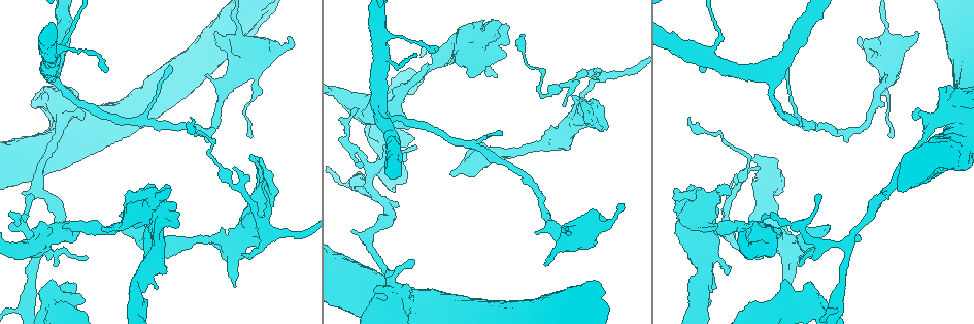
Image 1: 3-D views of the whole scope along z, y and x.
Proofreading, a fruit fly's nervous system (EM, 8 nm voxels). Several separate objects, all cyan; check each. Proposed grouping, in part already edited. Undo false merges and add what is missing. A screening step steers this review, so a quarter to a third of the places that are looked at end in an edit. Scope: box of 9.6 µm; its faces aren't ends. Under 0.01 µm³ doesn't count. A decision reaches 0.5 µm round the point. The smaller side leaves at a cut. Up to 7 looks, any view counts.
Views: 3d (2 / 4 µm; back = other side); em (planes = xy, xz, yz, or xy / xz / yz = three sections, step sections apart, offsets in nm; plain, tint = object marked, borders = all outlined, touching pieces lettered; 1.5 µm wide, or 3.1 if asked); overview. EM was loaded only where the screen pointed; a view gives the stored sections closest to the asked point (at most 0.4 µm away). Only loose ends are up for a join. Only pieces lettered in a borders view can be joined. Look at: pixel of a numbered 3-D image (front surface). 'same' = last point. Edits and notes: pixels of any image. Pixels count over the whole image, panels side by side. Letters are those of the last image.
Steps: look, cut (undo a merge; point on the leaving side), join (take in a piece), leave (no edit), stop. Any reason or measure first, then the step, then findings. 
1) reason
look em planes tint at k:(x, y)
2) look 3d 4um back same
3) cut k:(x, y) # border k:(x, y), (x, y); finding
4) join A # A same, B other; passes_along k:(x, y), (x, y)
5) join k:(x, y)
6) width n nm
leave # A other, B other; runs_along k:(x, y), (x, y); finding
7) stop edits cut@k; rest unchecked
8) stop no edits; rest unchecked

free end
look em xy step 4 borders at 1:(192, 119)

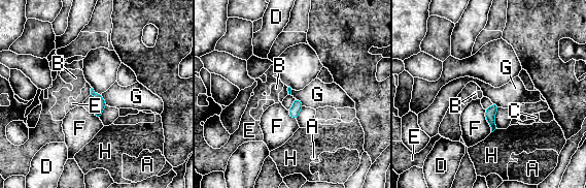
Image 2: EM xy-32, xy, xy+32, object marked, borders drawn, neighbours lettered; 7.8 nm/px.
width 80 nm
leave # A other, B other, C other, D other, E other, F other, G other, H other; border 2:(101, 94), (107, 104); no lettered piece goes on from it

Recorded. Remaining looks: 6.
look em planes borders at 1:(82, 303)

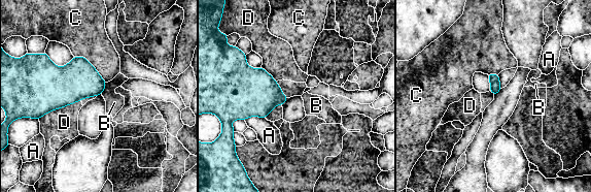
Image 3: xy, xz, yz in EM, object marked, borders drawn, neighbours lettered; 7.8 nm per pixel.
leave # A other, B other, C other, D other; border 3:(106, 83), (101, 94); no lettered piece goes on from it

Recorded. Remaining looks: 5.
thin end
look em xz step 4 borders at 1:(253, 135)

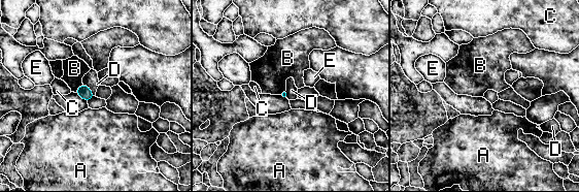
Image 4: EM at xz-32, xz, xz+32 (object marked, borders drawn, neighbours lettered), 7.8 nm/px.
width 50 nm
leave # A other, B other, C other, D other, E other; border 4:(83, 84), (94, 95); none of them fits

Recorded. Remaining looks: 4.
stop no edits; rest unchecked

